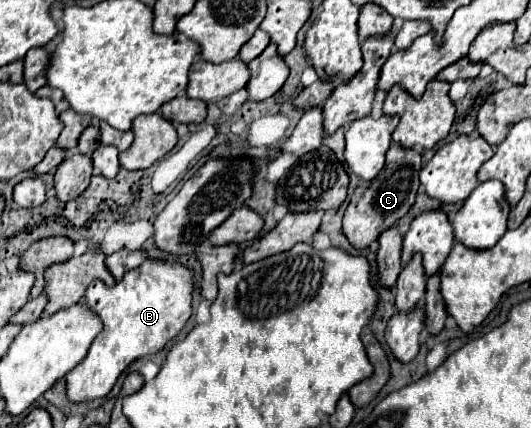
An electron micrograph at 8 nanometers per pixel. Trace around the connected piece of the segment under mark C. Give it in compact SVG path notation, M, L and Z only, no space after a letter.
M391 146L381 176L371 180L367 190L363 190L363 186L355 188L343 216L343 234L353 248L369 248L385 230L393 228L409 212L409 208L415 204L415 196L419 190L419 170L421 156L417 150L403 150L399 146Z

